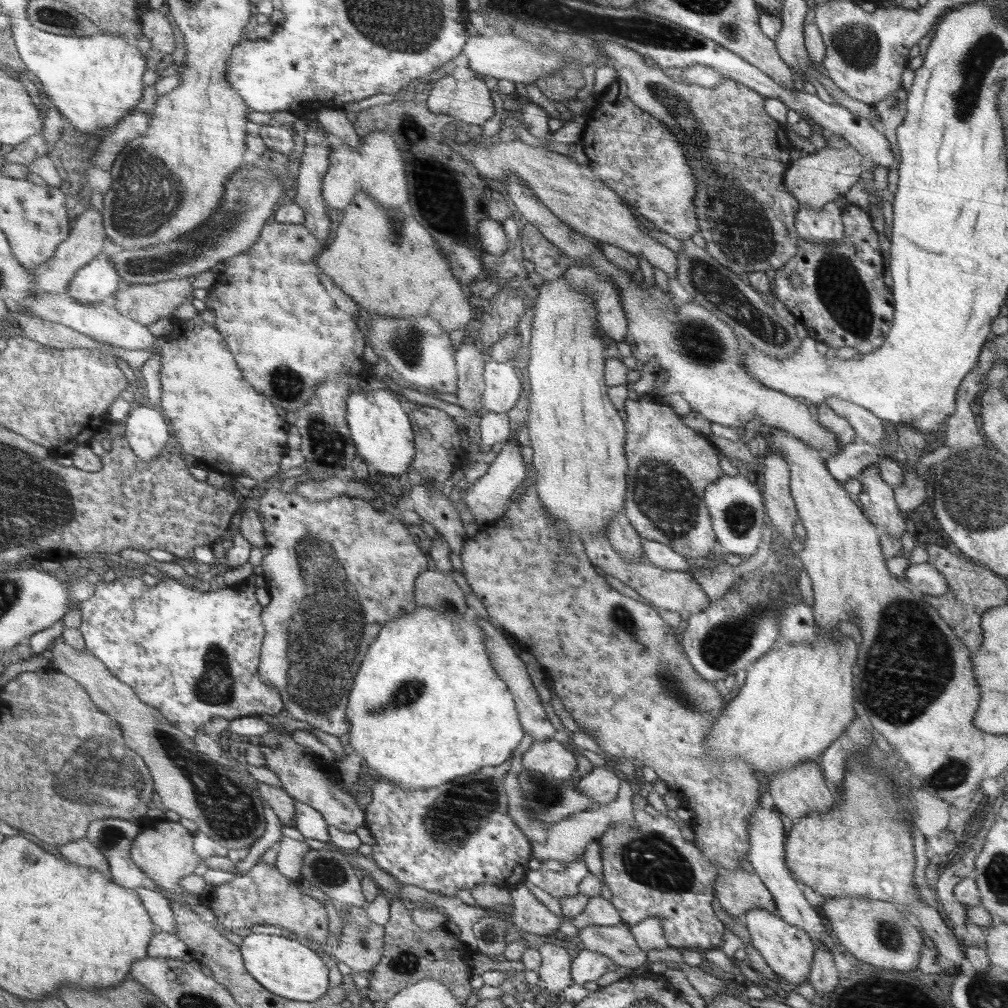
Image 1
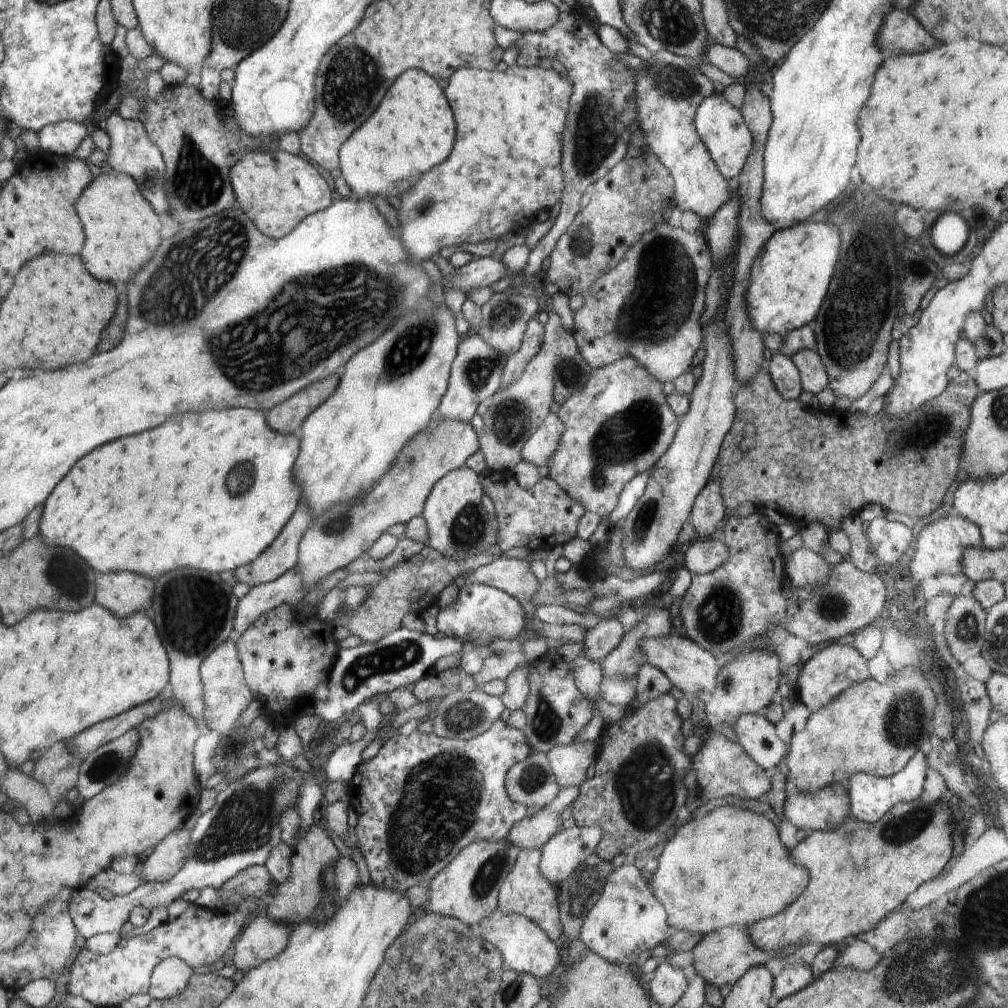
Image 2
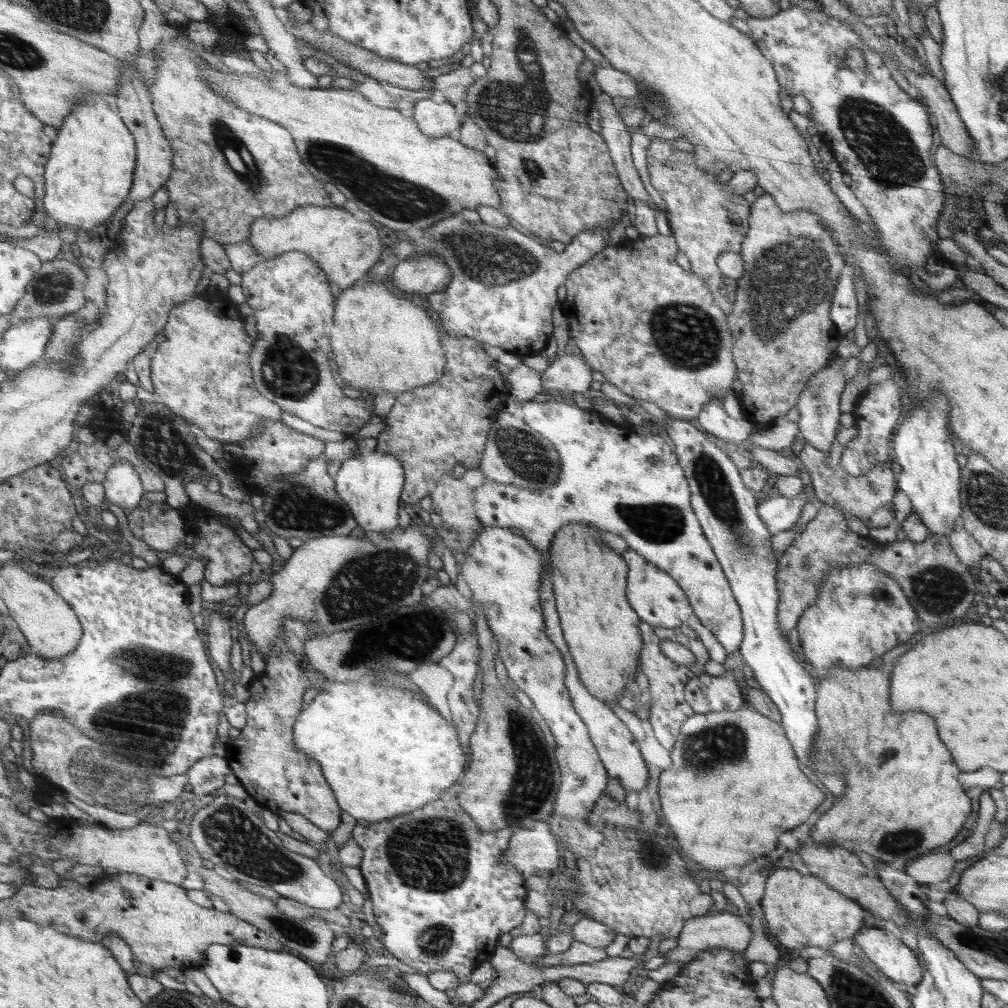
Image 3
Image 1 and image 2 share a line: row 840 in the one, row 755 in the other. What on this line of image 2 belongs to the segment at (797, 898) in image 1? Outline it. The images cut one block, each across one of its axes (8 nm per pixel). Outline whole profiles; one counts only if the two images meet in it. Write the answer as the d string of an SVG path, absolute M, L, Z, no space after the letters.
M748 713L741 715L734 728L738 743L754 762L763 768L774 768L786 754L786 744L776 736L775 724L764 716Z

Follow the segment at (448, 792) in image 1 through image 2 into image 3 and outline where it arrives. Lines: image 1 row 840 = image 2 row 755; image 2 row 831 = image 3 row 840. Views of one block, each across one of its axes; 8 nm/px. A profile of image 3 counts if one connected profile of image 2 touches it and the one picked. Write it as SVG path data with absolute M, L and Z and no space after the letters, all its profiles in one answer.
M454 798L452 800L434 800L434 804L426 804L426 808L418 808L418 812L410 812L410 816L396 815L393 819L384 819L378 822L360 819L353 830L353 838L362 848L362 862L359 864L362 876L366 881L366 888L370 894L370 900L374 905L374 918L382 931L380 940L389 954L393 954L404 965L410 965L419 972L420 975L428 976L432 972L452 971L458 975L458 984L470 981L472 968L480 966L488 958L495 954L496 942L503 936L504 932L509 933L512 928L520 926L524 918L524 900L528 896L527 880L522 877L518 869L502 859L505 851L508 850L512 842L512 834L516 830L510 827L498 831L482 832L477 827L476 821L458 804Z

